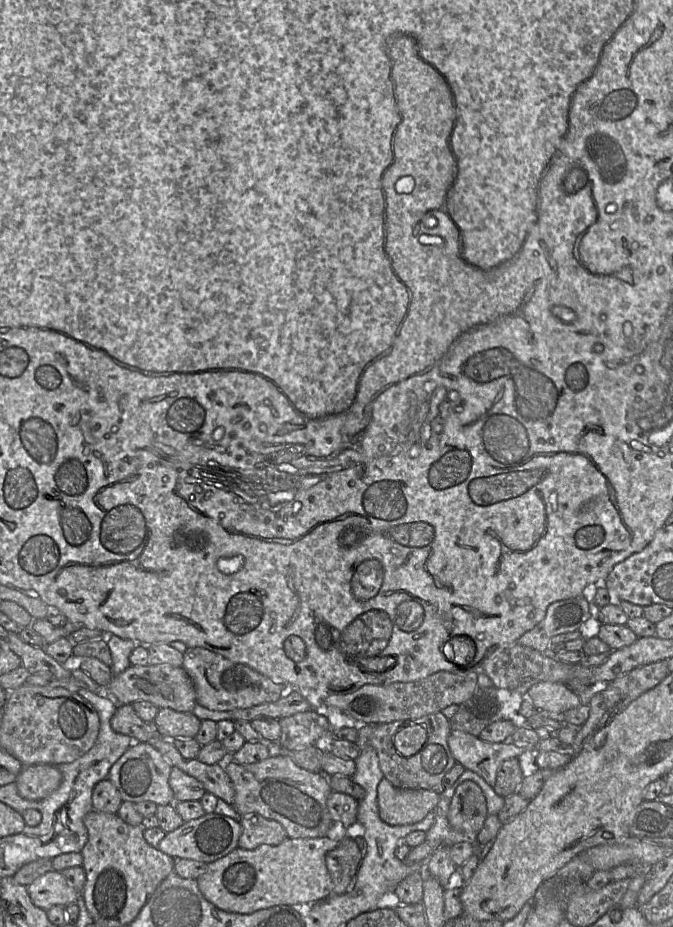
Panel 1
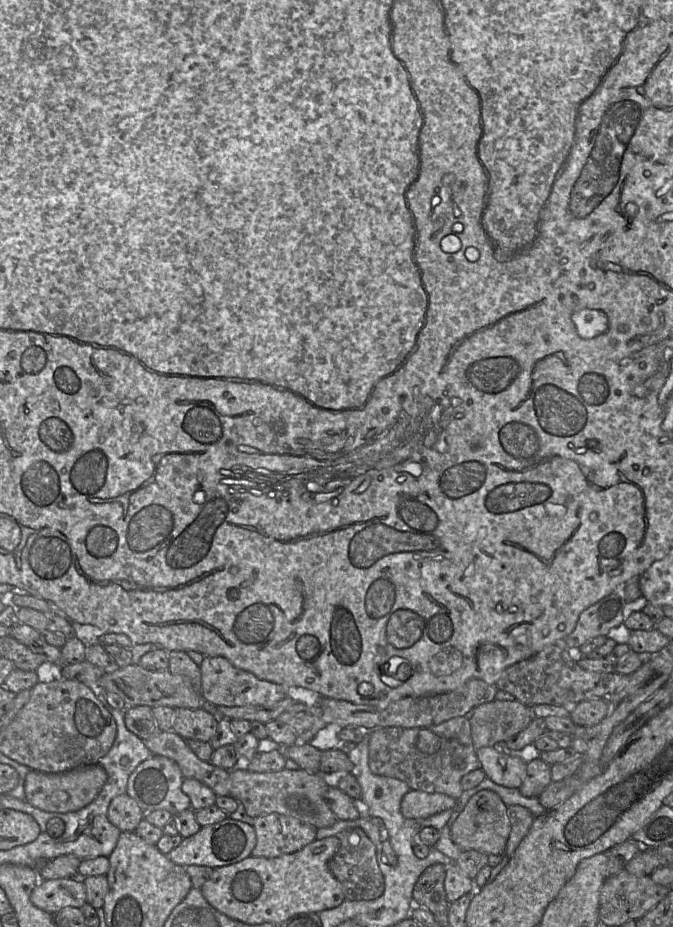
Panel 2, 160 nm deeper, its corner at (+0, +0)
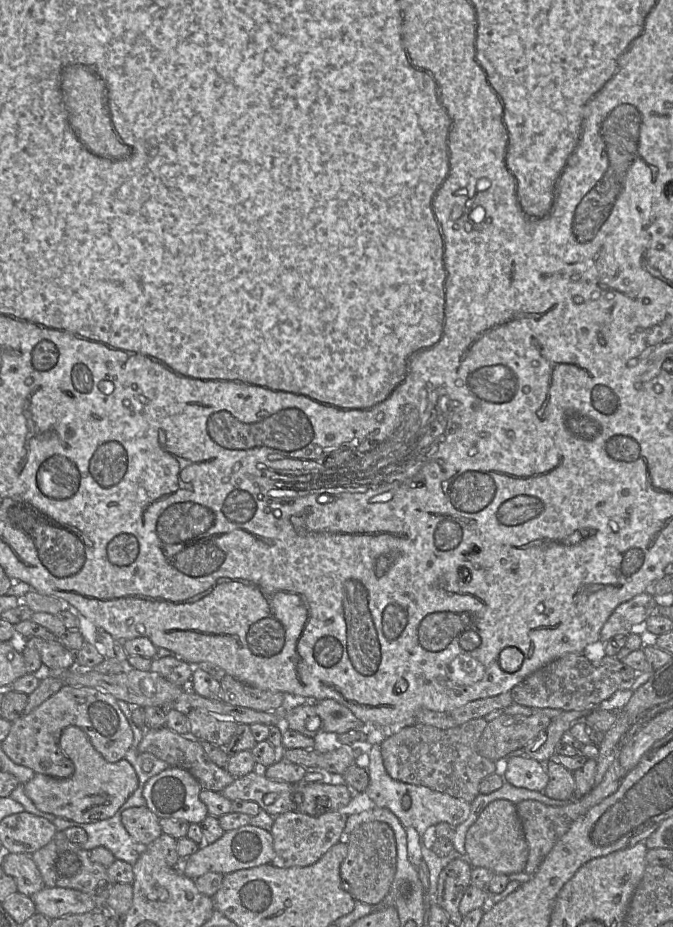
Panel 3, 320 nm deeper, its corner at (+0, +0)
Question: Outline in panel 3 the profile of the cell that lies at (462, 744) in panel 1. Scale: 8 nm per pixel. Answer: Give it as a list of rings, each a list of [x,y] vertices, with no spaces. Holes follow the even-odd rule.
[[[508,756],[507,769],[503,774],[504,781],[529,790],[543,792],[549,776],[545,765],[532,758]]]

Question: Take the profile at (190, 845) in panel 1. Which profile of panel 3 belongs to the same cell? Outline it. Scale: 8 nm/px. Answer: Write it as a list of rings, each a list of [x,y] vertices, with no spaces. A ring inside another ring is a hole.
[[[246,825],[225,831],[221,838],[211,844],[201,845],[194,854],[182,860],[179,869],[185,876],[195,880],[207,872],[228,874],[242,869],[272,864],[274,857],[271,833],[263,828]]]

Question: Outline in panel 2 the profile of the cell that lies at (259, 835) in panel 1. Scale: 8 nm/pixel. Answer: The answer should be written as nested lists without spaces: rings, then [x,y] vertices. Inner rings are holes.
[[[277,813],[254,819],[256,845],[252,856],[275,858],[297,852],[315,841],[317,829],[300,820]]]

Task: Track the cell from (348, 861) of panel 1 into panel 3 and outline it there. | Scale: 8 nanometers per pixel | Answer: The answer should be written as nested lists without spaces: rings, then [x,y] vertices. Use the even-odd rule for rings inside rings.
[[[383,822],[364,823],[343,840],[348,851],[340,866],[340,876],[349,884],[356,901],[375,905],[389,893],[396,873],[397,845],[392,828]]]

